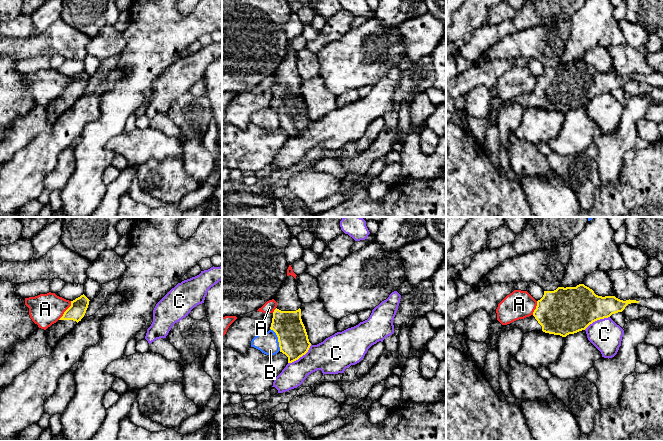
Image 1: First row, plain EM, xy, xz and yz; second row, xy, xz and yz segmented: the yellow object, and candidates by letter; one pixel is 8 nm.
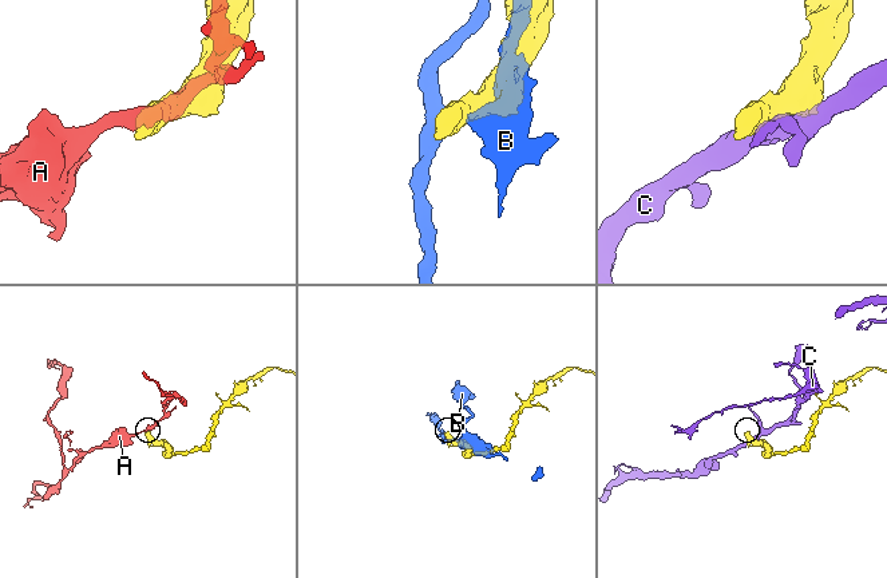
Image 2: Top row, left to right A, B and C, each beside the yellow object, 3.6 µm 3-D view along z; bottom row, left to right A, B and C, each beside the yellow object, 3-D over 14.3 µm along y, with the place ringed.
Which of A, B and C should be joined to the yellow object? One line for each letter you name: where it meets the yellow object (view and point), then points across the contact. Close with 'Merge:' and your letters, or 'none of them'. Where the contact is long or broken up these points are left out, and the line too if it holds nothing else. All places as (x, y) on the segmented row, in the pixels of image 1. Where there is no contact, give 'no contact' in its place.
Merge: none of them

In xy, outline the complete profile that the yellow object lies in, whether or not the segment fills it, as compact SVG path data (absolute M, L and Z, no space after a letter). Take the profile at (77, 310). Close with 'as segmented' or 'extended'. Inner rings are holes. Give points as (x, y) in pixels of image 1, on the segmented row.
M84 294L71 301L71 306L64 312L63 316L46 329L48 344L52 349L81 321L86 313L89 301Z | extended

